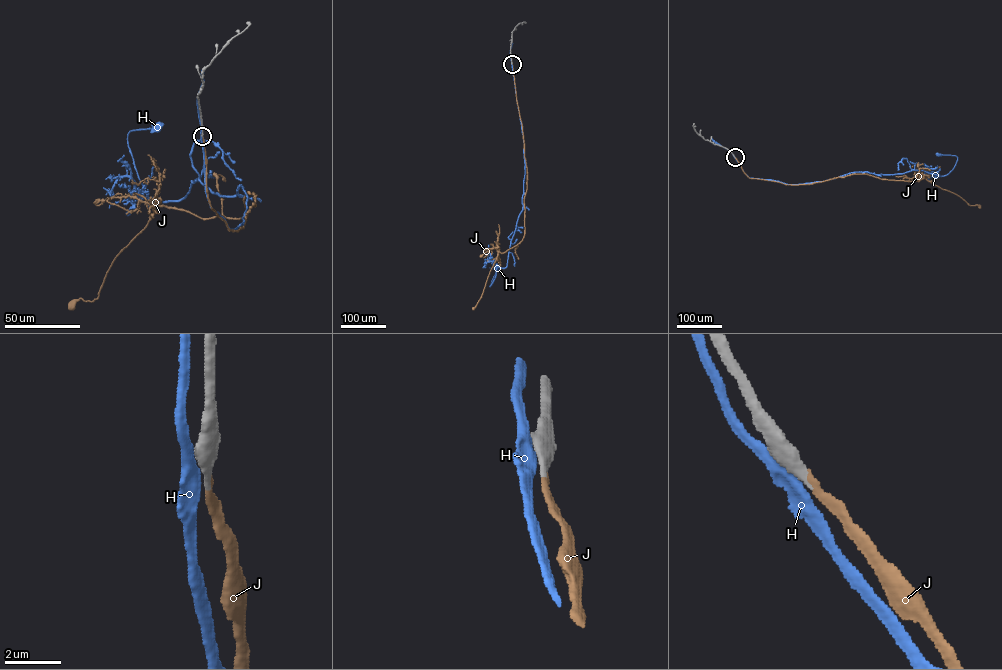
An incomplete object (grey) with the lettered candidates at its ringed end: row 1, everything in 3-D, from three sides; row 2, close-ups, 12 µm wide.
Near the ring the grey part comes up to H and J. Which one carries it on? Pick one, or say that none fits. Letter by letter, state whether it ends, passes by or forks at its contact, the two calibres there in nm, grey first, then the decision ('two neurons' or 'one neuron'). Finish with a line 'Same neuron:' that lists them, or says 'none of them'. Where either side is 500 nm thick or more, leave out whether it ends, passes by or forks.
H: it passes by; 480 nm thick on the grey side, 420 nm on the other; two neurons
J: it ends there; 360 nm thick on the grey side, 240 nm on the other; one neuron
Same neuron: J

